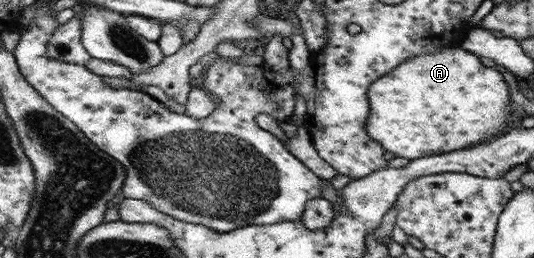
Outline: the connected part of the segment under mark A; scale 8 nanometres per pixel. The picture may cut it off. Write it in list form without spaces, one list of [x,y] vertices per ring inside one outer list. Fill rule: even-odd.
[[[459,46],[437,49],[433,53],[405,60],[399,66],[396,66],[393,72],[389,72],[389,76],[383,76],[377,84],[373,84],[373,88],[369,90],[369,102],[373,104],[373,112],[369,114],[369,136],[373,136],[373,140],[377,140],[379,144],[385,144],[385,148],[389,148],[389,152],[393,152],[393,154],[397,154],[401,158],[408,158],[409,160],[425,156],[435,156],[435,154],[445,154],[445,152],[453,152],[453,150],[463,150],[463,148],[475,146],[475,144],[479,144],[483,140],[489,140],[491,136],[499,136],[501,130],[503,130],[503,126],[511,122],[511,114],[509,114],[511,112],[511,108],[509,108],[511,94],[509,94],[509,86],[503,80],[503,76],[497,70],[493,70],[492,66],[489,68],[487,64],[483,64],[475,56],[475,53],[471,54],[471,52]]]

